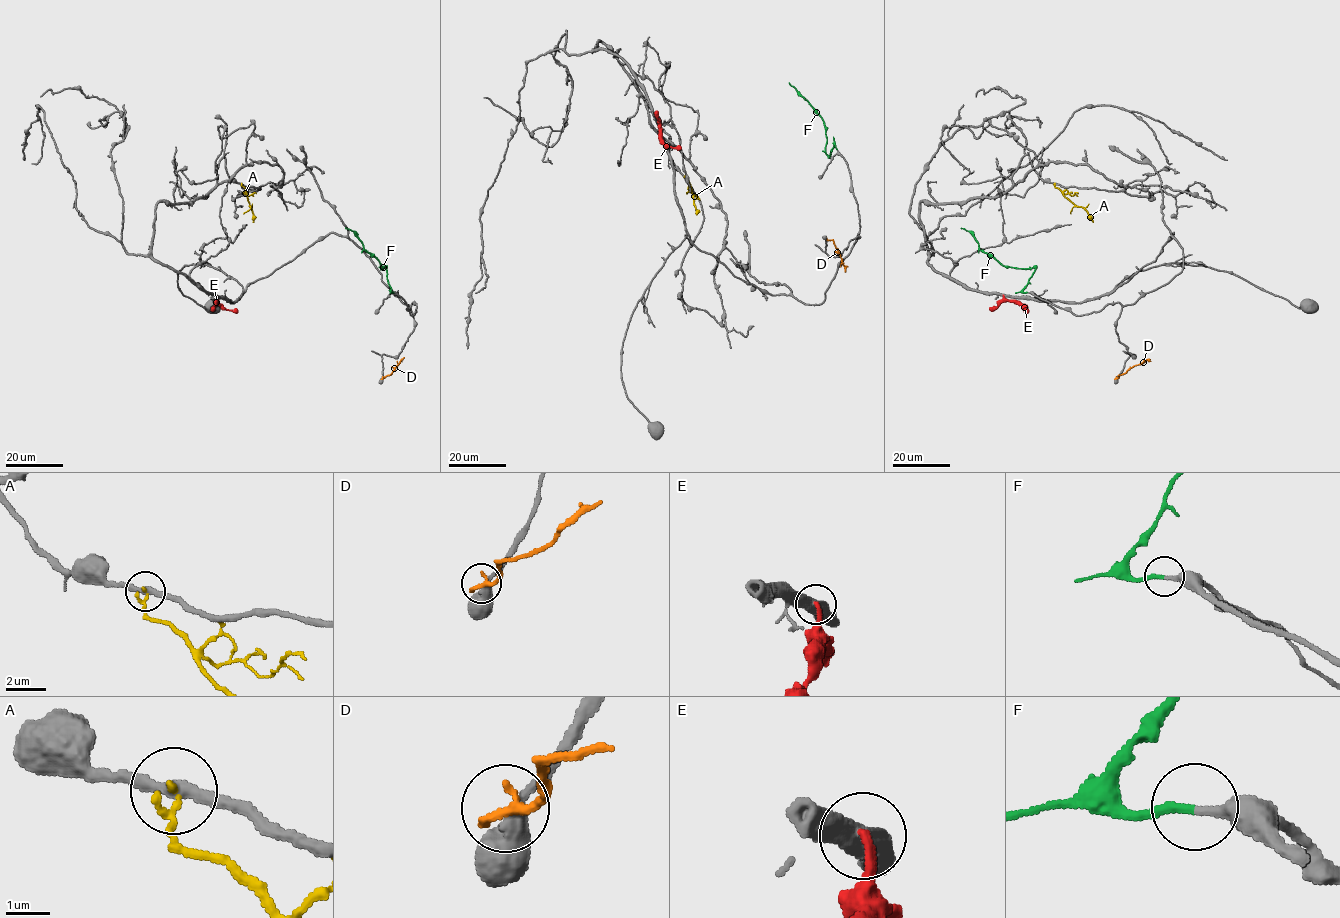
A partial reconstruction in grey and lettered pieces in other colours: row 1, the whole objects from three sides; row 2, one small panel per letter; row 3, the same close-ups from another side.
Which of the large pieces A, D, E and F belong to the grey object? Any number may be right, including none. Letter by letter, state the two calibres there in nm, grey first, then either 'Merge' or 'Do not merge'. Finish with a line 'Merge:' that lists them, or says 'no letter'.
A: Thickness 280 nm (grey) against 170 nm. Do not merge
D: Thickness 400 nm (grey) against 280 nm. Do not merge
E: Thickness 500 nm (grey) against 300 nm. Do not merge
F: Thickness 220 nm (grey) against 170 nm. Merge
Merge: F

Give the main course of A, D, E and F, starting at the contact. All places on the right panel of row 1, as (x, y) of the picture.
A: (1055, 184), (1064, 196), (1084, 209), (1093, 222)
D: (1116, 378), (1145, 359), (1150, 361)
E: (1003, 295), (1006, 299), (1018, 301), (1027, 311)
F: (1028, 292), (1023, 289), (1034, 267), (1005, 267), (983, 252), (969, 231), (961, 228)

